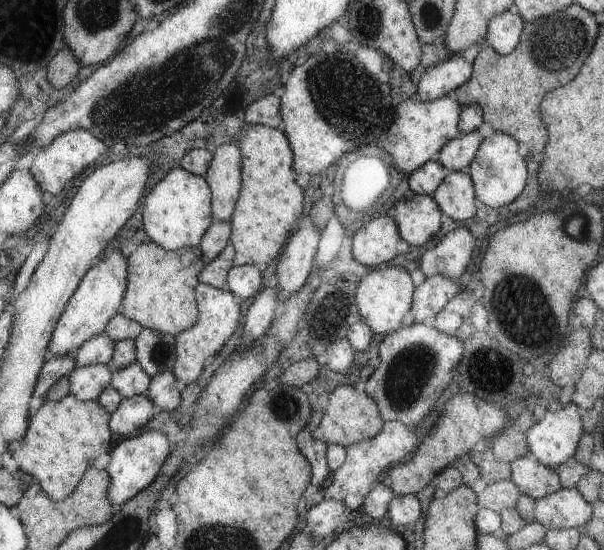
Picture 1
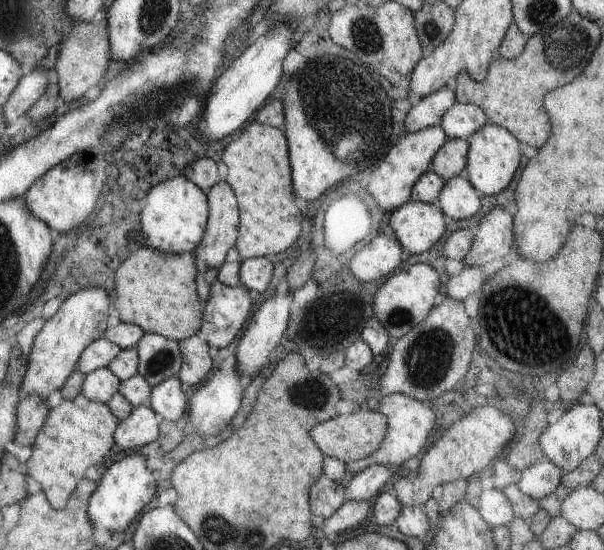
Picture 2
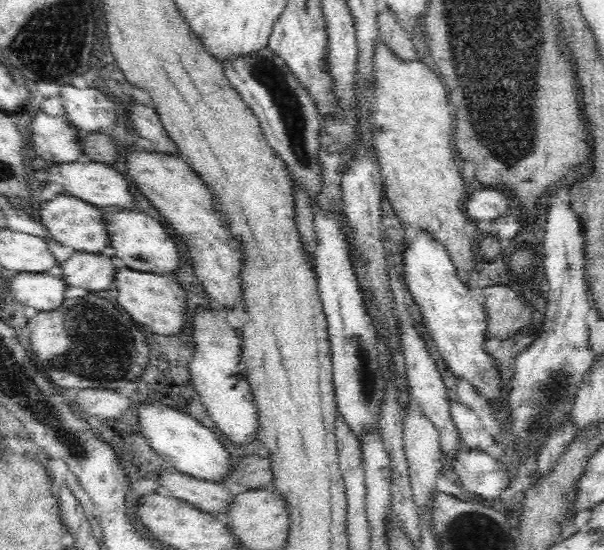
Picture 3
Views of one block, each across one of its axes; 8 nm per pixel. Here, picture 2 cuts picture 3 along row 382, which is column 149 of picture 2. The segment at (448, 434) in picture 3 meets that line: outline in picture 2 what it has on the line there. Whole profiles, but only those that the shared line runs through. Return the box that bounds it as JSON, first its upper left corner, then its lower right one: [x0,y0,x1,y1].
[112,403,158,449]

